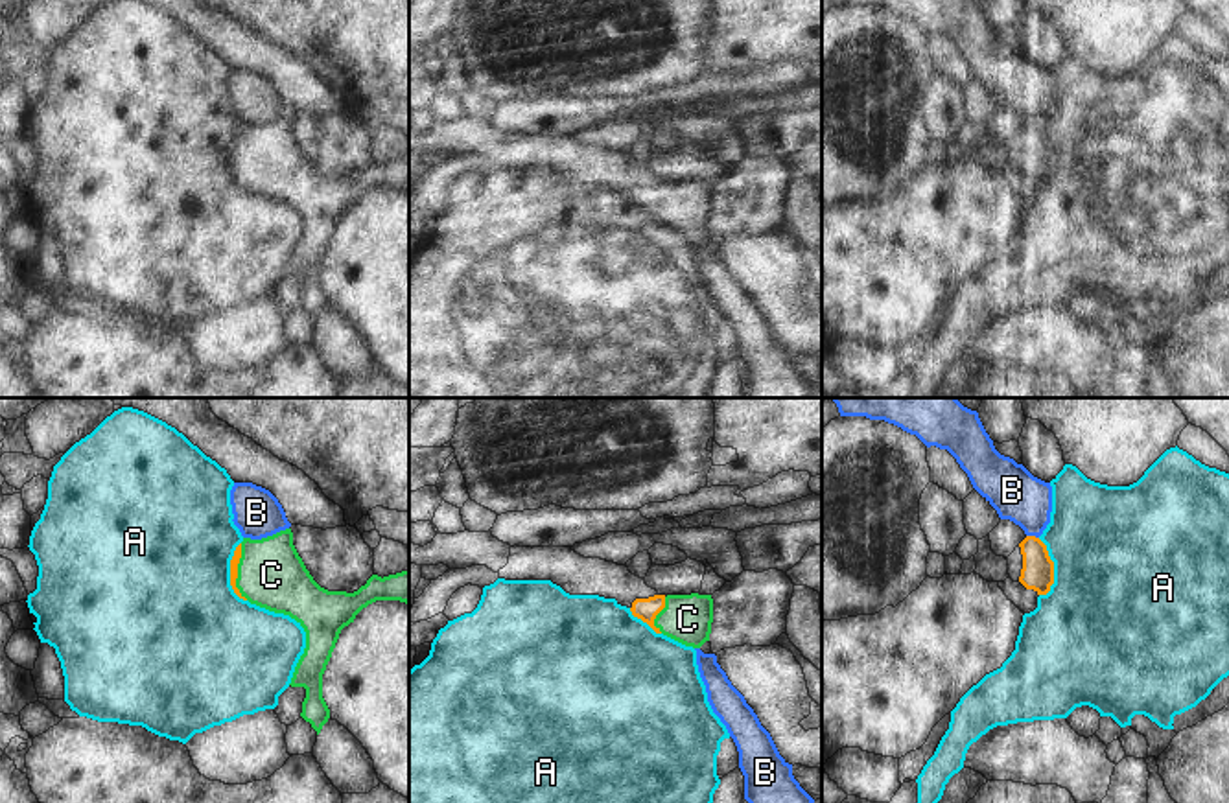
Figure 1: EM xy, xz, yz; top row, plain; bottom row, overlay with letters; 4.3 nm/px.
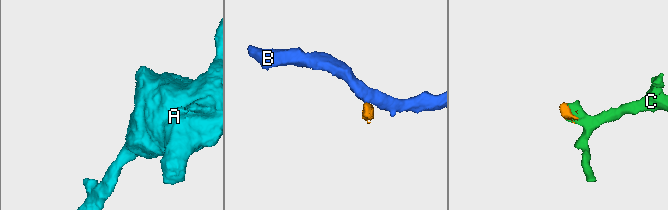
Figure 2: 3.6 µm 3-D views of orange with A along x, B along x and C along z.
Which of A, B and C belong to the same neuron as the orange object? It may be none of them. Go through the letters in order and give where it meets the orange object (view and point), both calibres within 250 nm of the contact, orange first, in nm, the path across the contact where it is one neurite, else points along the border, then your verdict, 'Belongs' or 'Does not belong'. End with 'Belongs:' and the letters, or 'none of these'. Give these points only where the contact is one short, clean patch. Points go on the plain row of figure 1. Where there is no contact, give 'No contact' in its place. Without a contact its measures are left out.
A: Touches orange at yz (1053, 155). Thickness 140 nm (orange) against 500 nm. Boundary: yz (1038, 126), (1053, 150), (1053, 172), (1045, 183). Does not belong
B: Touches orange at yz (1032, 124). Thickness 140 nm (orange) against 220 nm. Boundary: yz (1027, 122), (1038, 126). Does not belong
C: Touches orange at xy (236, 159). Thickness 40 nm (orange) against 300 nm. Path across: xy (236, 144), (236, 159), (268, 159), (271, 162). Belongs
Belongs: C

